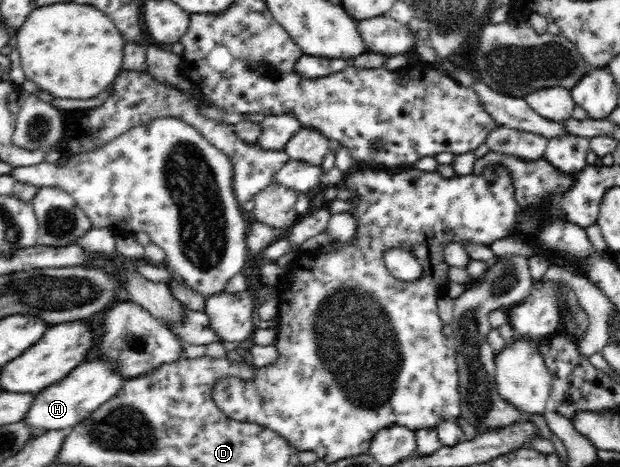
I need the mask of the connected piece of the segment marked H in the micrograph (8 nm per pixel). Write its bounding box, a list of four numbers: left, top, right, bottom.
[22,360,124,430]

